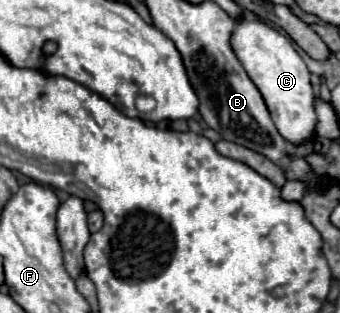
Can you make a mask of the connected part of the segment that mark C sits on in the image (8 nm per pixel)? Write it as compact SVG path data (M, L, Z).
M242 19L236 23L232 35L232 49L236 51L240 63L244 65L258 91L262 93L262 99L272 115L278 133L292 145L304 145L314 139L318 127L314 111L316 95L310 83L310 71L304 65L302 57L296 53L290 39L260 21Z

